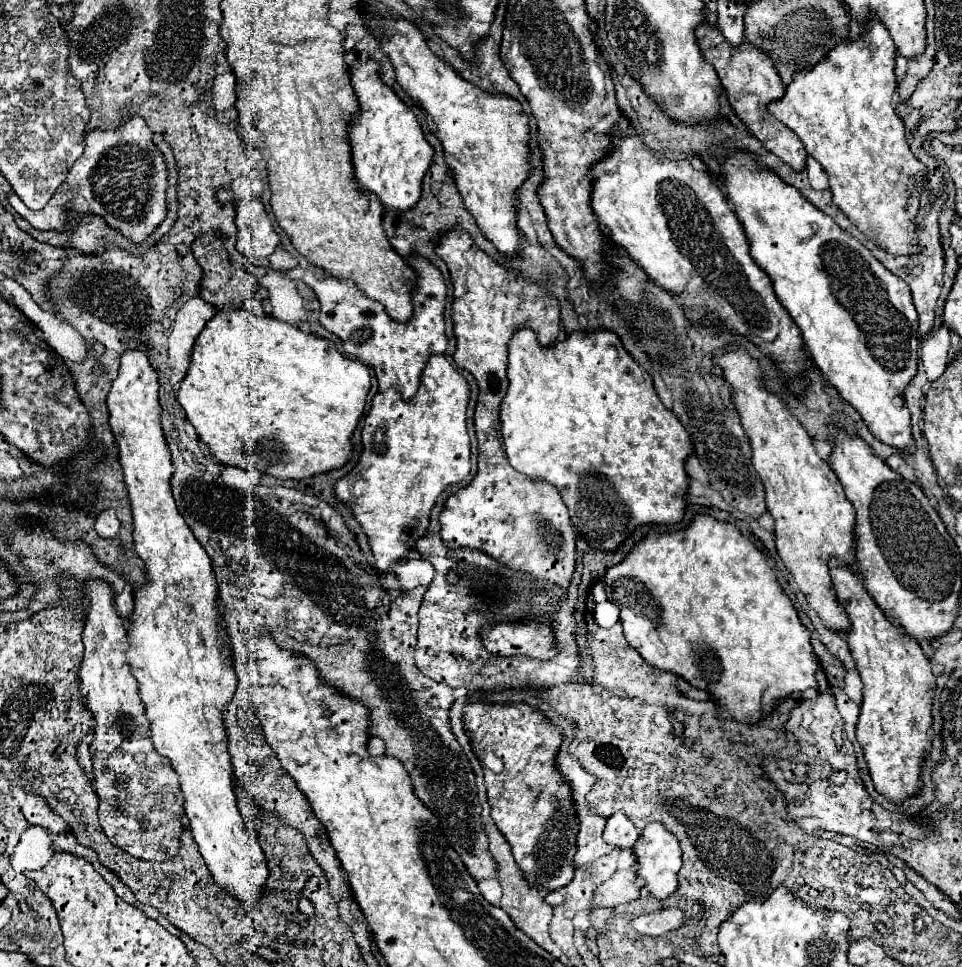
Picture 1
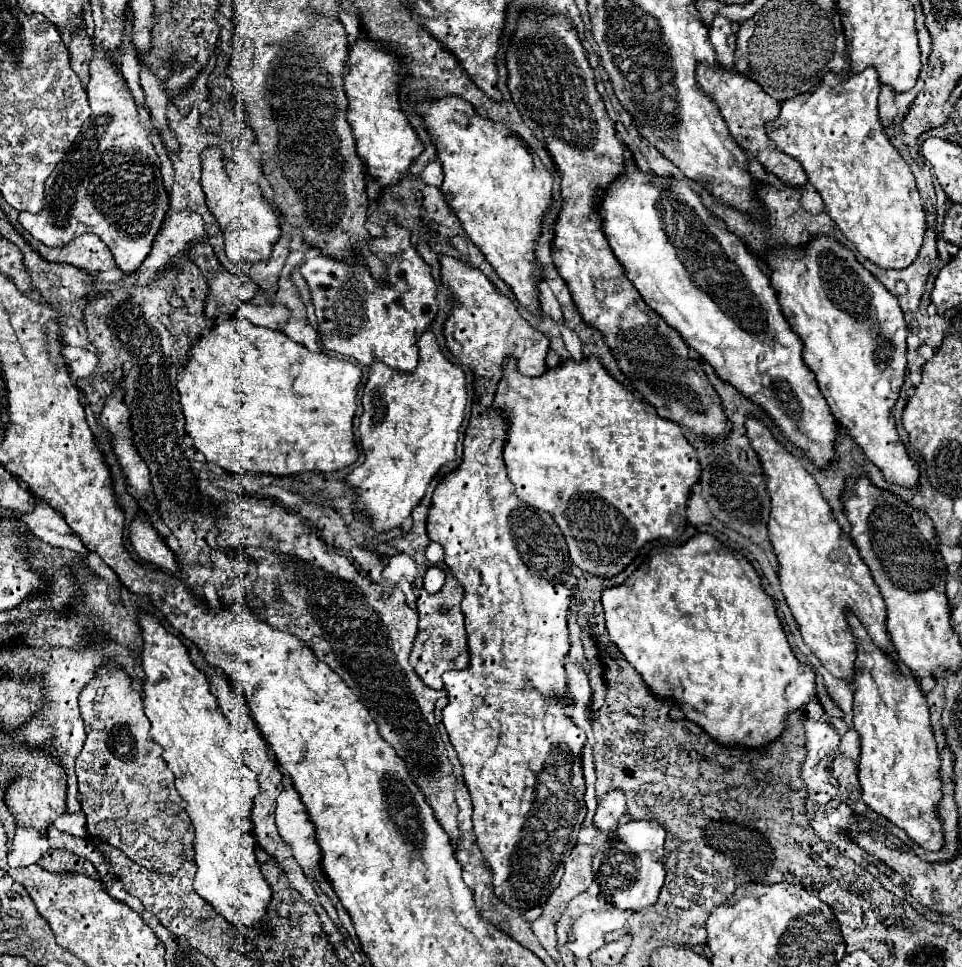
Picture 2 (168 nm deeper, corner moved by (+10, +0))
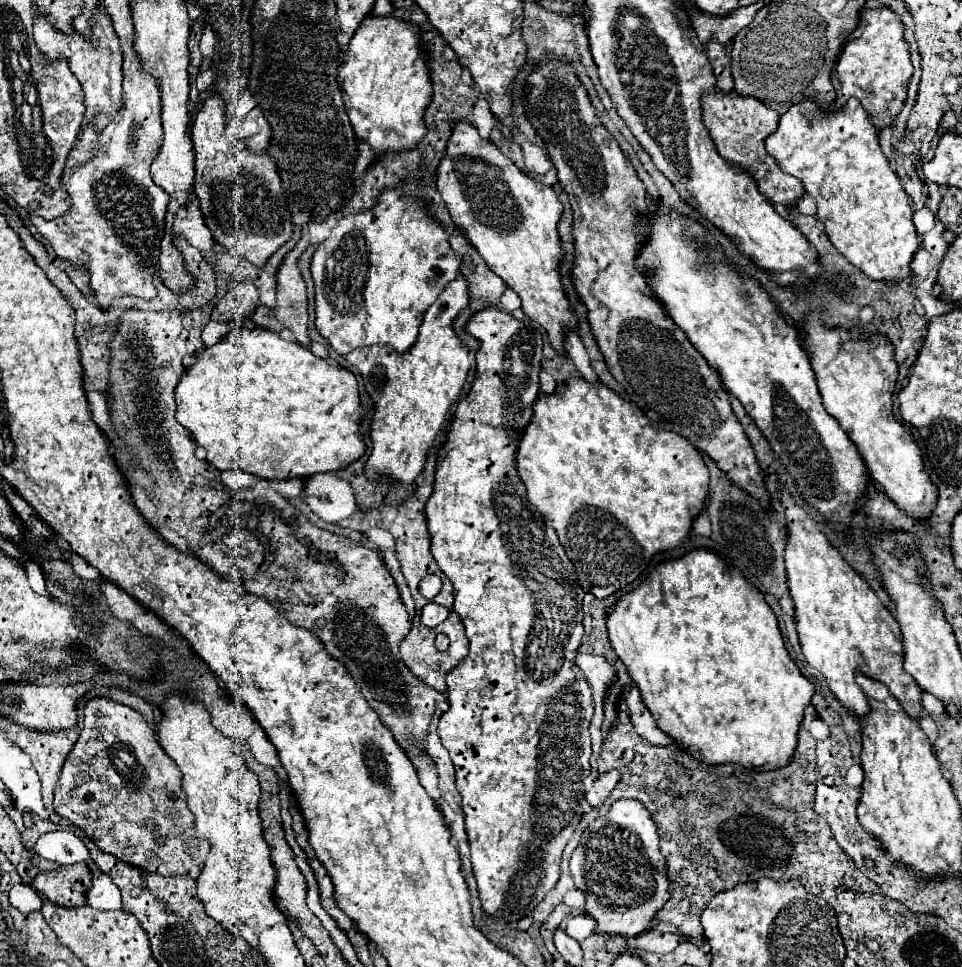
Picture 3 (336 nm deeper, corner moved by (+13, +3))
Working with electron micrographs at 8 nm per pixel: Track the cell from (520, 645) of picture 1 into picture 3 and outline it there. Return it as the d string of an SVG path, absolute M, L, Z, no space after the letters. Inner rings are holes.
M486 307L482 313L474 313L470 321L466 323L466 331L480 341L480 351L476 353L476 379L472 383L470 393L458 403L458 409L454 413L454 421L448 433L446 445L440 449L438 455L438 465L436 465L436 481L434 481L434 493L428 499L426 505L426 521L428 521L428 533L432 541L432 555L438 563L438 567L446 573L446 577L454 585L454 611L460 615L464 627L466 627L466 637L470 639L470 653L462 661L462 665L454 667L450 673L446 673L446 685L448 685L448 703L450 709L442 713L440 723L438 723L438 735L442 739L442 745L448 749L450 759L456 769L456 787L462 795L462 811L466 815L466 831L468 831L468 843L472 849L472 867L474 867L474 877L478 881L478 893L482 901L482 909L488 915L504 917L506 921L514 923L526 915L532 913L532 909L554 889L560 877L560 859L566 843L574 837L574 831L580 823L582 811L580 803L584 801L584 777L590 773L590 733L588 725L592 719L592 693L586 683L584 673L576 667L574 663L574 651L580 647L580 639L584 635L584 625L582 625L582 597L584 591L578 585L578 577L574 571L572 561L564 553L564 547L558 541L558 535L552 527L548 527L542 521L542 515L534 509L534 505L528 503L524 497L524 483L520 481L516 473L516 463L514 463L514 453L520 441L520 435L524 427L528 425L532 417L532 403L538 397L540 383L538 383L538 373L540 373L540 361L542 361L542 335L534 333L528 329L524 323L516 321L510 313L502 313L498 307Z

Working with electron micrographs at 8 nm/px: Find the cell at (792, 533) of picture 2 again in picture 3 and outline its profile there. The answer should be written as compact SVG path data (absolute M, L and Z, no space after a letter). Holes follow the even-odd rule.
M784 489L782 507L784 507L784 515L786 515L786 533L788 533L786 535L786 551L784 551L788 589L790 589L790 597L794 601L796 631L798 631L800 647L802 647L806 661L824 675L832 693L840 699L840 703L846 709L852 709L856 713L856 717L864 715L870 709L862 689L854 681L854 671L858 669L864 675L882 681L890 689L890 693L904 705L906 713L910 717L918 719L918 715L920 715L920 691L922 689L902 667L904 649L902 649L902 635L900 635L898 623L894 621L890 611L884 607L878 593L868 585L868 581L864 577L860 577L850 567L850 563L840 555L840 551L822 533L818 521L812 515L808 515L806 509L802 509L796 503L796 499L790 493L786 493L786 489Z

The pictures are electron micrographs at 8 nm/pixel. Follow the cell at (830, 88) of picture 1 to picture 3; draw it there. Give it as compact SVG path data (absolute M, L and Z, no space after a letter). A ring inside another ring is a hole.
M856 97L838 111L822 111L810 99L794 103L764 143L780 167L798 177L806 193L816 199L826 235L852 265L876 281L902 281L910 273L912 255L920 245L912 223L912 201L880 149L870 115Z

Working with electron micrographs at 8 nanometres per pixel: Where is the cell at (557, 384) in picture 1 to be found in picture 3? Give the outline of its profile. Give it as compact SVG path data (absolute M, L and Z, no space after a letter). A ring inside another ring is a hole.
M570 377L566 381L566 389L560 389L552 395L546 395L546 393L538 395L538 401L534 401L534 415L530 419L530 425L526 425L526 429L522 433L522 441L518 443L518 449L516 449L516 469L518 469L518 475L522 477L524 487L526 487L528 501L540 511L546 525L552 525L556 529L556 533L562 541L562 547L566 549L566 555L570 557L570 561L576 567L578 581L580 581L582 589L592 593L598 599L612 595L614 591L632 583L644 571L644 567L648 565L648 561L652 559L654 553L678 547L682 543L682 539L690 533L692 519L704 509L704 503L708 497L708 467L704 465L700 451L690 441L686 441L678 433L654 429L650 425L650 419L642 413L642 409L638 409L638 405L624 401L618 393L608 389L604 383L594 385L582 377Z

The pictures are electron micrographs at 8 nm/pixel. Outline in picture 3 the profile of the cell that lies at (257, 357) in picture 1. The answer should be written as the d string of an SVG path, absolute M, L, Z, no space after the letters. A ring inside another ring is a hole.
M238 327L234 331L228 331L218 343L212 347L204 347L198 355L194 365L186 367L178 387L176 387L176 419L192 433L194 441L206 449L206 461L214 465L218 471L226 469L240 469L248 471L256 477L262 479L290 479L290 477L310 477L316 473L326 473L326 471L340 471L348 467L352 461L360 459L366 451L366 445L362 443L362 437L358 433L358 423L362 419L362 409L360 409L360 393L358 393L358 381L352 371L330 365L326 359L316 357L308 347L298 345L296 341L284 341L280 339L278 333L264 329L264 327Z

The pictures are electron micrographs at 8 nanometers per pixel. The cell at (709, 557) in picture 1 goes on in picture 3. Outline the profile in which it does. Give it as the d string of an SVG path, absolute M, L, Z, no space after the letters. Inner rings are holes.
M694 549L678 559L668 559L664 563L660 563L650 573L650 577L646 581L642 581L634 591L626 593L612 607L606 609L606 627L608 627L608 637L610 637L614 653L626 665L632 681L638 685L642 699L644 699L646 707L650 709L650 713L654 715L654 719L658 721L660 729L666 731L682 747L690 749L690 753L694 757L698 757L700 761L704 761L708 765L740 763L740 765L756 769L756 771L768 771L774 767L782 767L790 761L790 757L796 749L796 733L804 719L804 707L810 703L810 699L814 695L814 683L808 681L800 673L798 665L788 655L782 635L780 635L780 629L778 629L776 615L772 613L770 605L764 601L764 595L758 593L758 589L754 589L754 585L750 585L750 581L746 581L742 577L742 573L730 571L728 565L722 561L722 557L718 557L714 551Z

